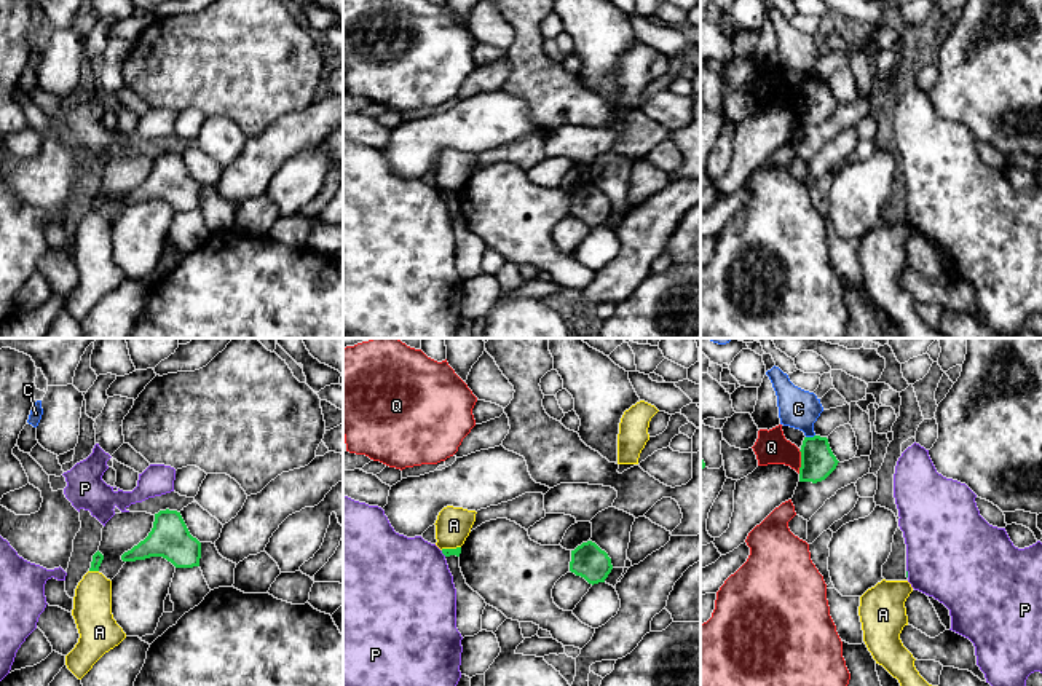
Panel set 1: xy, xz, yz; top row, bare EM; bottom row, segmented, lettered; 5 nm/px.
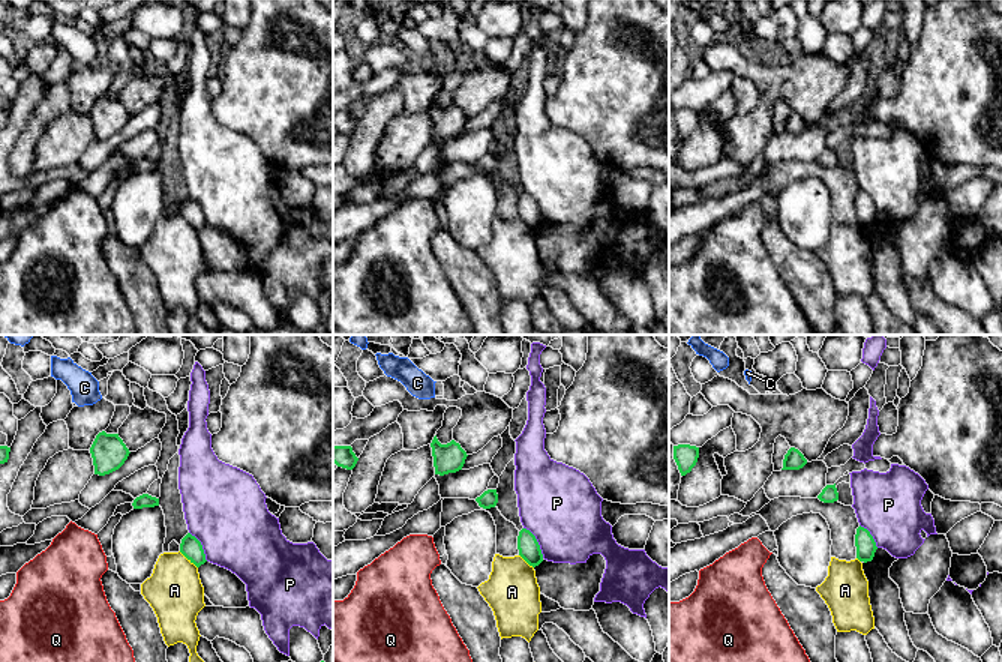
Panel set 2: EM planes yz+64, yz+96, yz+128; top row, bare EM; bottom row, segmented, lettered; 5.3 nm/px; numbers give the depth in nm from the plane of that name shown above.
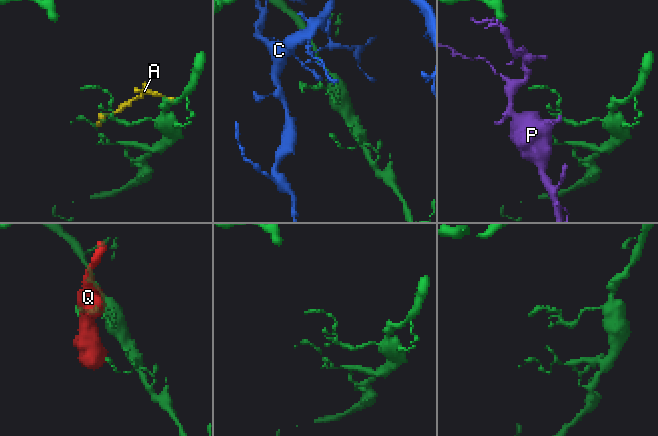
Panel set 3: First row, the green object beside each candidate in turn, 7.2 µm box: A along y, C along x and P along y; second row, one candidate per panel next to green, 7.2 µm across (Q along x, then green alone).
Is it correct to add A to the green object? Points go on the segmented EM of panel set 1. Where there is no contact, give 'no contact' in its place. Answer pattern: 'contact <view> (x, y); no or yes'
contact xy (94, 570); no

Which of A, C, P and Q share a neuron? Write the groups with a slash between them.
A / C / P / Q

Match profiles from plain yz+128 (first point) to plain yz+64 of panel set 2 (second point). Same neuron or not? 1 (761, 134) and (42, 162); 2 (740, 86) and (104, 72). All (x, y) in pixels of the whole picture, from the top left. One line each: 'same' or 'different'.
1: same
2: same

